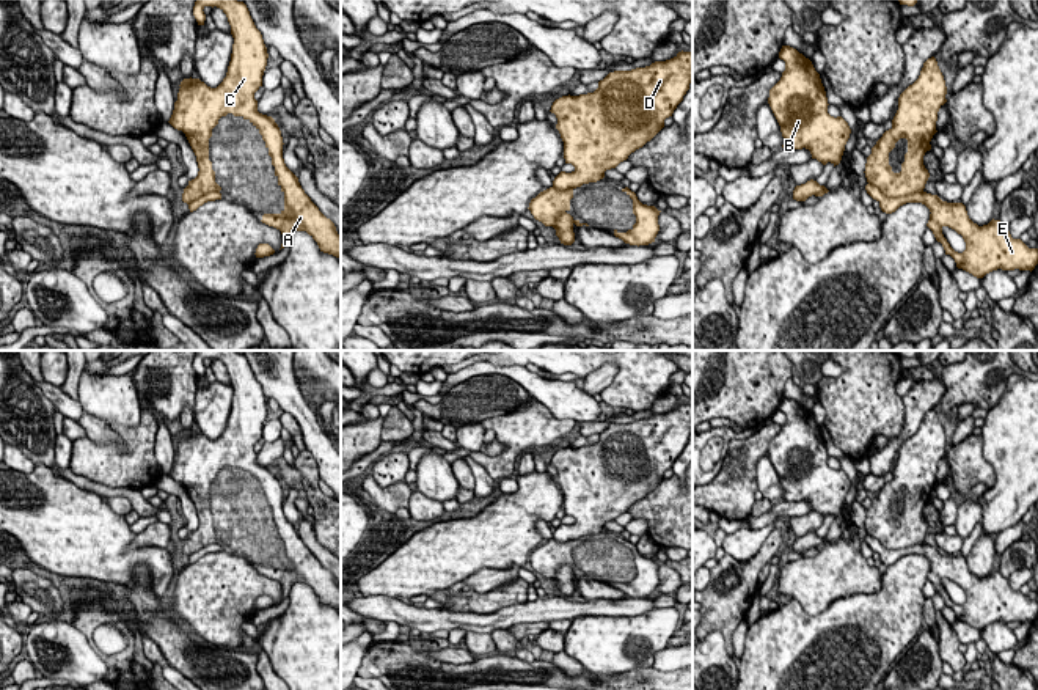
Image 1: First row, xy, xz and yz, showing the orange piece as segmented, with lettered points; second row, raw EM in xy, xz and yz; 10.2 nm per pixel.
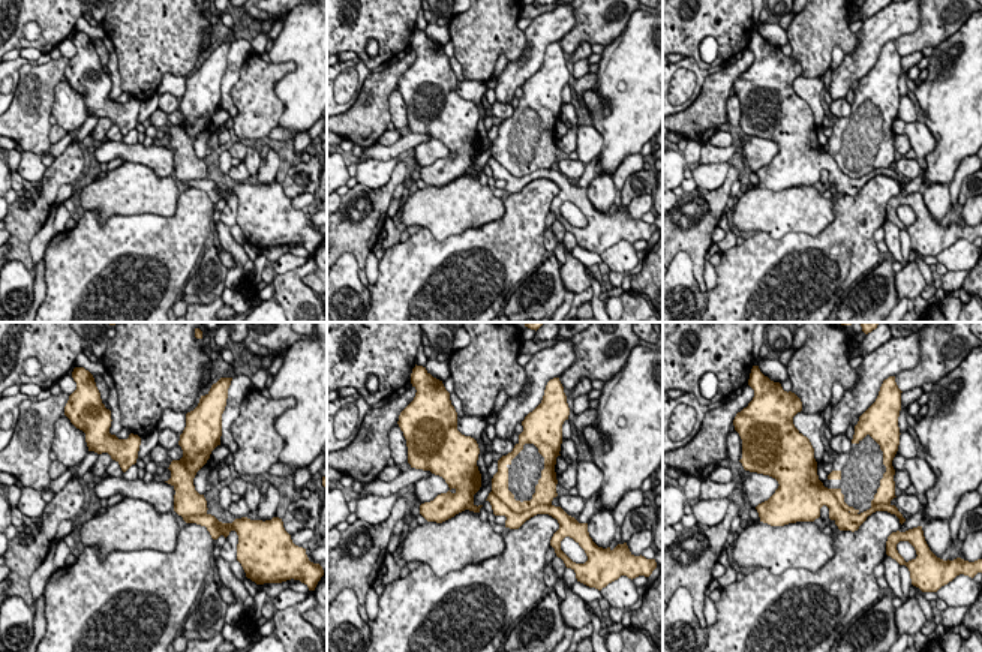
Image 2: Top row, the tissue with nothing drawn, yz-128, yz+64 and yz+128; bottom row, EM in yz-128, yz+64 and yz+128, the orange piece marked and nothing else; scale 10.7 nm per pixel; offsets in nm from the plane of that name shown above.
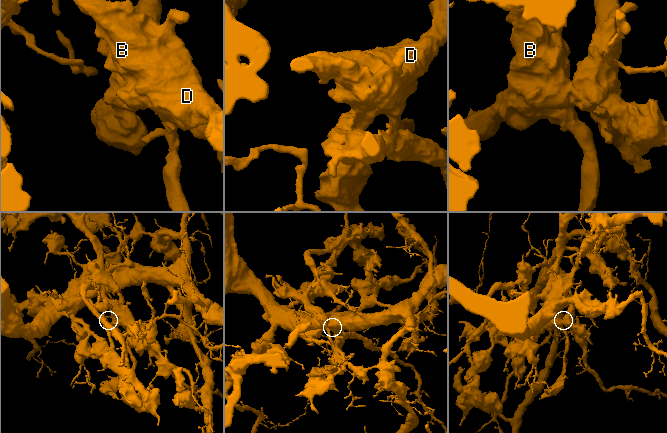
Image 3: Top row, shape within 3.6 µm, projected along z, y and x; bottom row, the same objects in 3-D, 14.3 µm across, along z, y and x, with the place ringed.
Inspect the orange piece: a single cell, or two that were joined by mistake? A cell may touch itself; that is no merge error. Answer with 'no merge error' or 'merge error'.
no merge error

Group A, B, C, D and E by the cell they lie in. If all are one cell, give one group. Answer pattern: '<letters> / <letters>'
A B C D E

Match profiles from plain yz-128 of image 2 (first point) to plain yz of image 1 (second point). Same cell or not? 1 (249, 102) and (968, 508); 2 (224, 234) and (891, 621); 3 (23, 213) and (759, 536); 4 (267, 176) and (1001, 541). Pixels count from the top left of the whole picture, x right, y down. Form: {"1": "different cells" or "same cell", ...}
{"1": "different cells", "2": "different cells", "3": "different cells", "4": "different cells"}

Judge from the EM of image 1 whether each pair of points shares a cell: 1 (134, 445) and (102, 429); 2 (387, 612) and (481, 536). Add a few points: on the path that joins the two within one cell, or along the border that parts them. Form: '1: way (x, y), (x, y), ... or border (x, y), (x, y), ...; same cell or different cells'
1: border (88, 436), (98, 442), (113, 440), (126, 447); different cells
2: border (361, 594), (393, 596), (396, 599); different cells

